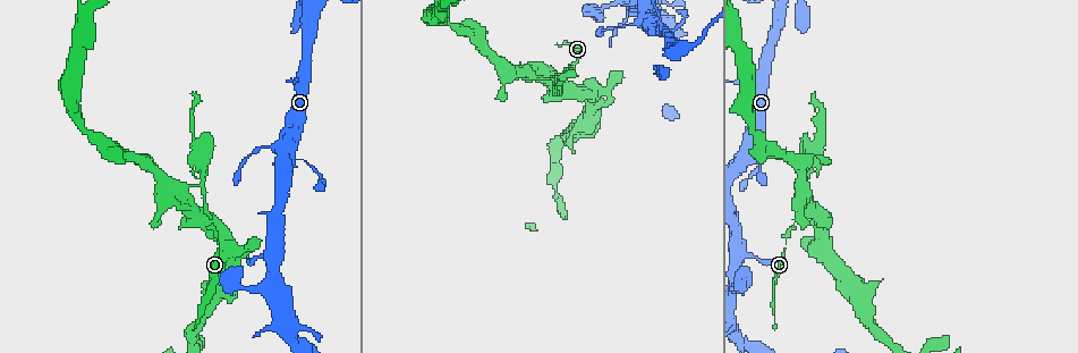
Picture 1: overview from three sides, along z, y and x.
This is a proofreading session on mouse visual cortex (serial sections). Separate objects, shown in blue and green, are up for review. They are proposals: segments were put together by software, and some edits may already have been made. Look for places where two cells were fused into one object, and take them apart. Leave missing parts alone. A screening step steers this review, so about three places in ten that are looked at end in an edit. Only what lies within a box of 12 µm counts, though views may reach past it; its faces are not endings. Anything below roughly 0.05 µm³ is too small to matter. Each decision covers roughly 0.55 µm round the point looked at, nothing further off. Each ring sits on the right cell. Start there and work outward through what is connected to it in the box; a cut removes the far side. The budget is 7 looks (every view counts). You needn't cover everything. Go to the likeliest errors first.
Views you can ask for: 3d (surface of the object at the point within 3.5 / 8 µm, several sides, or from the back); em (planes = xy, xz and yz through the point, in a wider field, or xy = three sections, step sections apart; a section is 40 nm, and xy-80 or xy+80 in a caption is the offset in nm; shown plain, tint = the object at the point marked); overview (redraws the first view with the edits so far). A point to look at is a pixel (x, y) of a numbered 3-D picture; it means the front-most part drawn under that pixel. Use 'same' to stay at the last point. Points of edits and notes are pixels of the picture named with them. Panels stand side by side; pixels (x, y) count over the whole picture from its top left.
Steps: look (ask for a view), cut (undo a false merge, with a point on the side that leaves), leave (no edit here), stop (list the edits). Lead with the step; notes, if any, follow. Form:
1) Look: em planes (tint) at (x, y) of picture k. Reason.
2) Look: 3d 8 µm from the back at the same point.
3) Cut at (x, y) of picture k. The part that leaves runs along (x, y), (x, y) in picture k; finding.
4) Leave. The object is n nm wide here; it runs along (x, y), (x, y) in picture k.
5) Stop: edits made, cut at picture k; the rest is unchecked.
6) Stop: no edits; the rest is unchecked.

Look: 3d 3.5 µm at (203, 186) of picture 1. A fork.

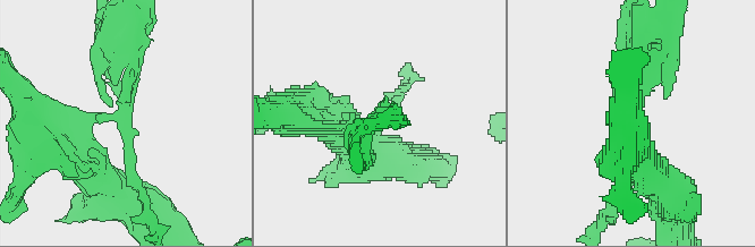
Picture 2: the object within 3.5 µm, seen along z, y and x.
Look: em xy step 3 (tint) at (124, 125) of picture 2. 3 arms meet here; the arms are 100, 150, 150 nm wide.

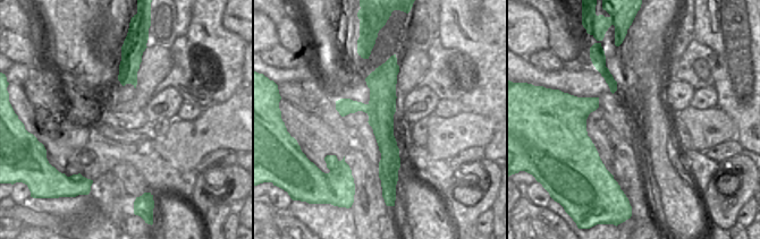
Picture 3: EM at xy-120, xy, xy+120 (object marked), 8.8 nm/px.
Look: em planes (tint) at the same point. Cut it another way.

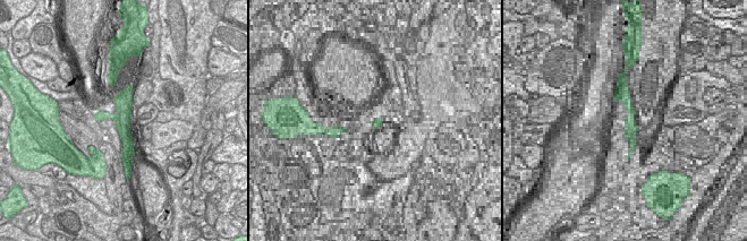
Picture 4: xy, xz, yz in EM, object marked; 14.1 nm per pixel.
Leave. It runs along (141, 193), (68, 151) in picture 2; one cell here.

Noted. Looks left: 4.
Look: 3d 3.5 µm at (471, 33) of picture 1. Abrupt turn.

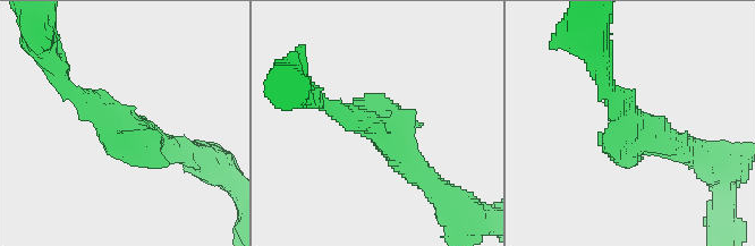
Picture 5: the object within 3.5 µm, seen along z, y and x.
Look: em xy step 1 (tint) at (119, 130) of picture 5. Now the EM.

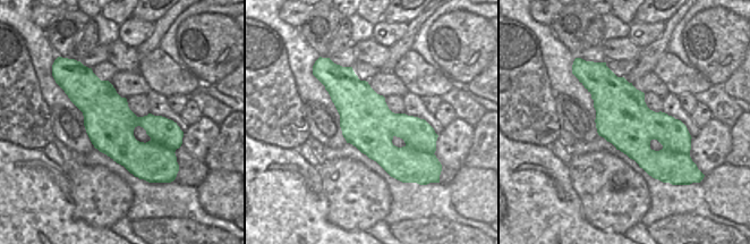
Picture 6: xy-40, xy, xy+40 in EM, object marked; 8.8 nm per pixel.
Leave. It runs along (426, 179), (371, 124), (319, 101) in picture 5; all the same cell.

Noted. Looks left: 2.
Stop: no edits; the rest is unchecked.

